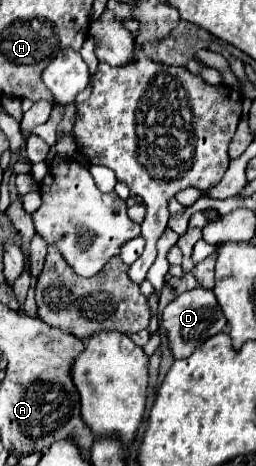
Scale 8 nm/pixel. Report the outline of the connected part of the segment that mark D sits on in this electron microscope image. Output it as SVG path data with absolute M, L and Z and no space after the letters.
M197 287L197 289L191 289L191 291L185 291L181 293L175 301L171 301L165 311L163 311L163 323L161 323L161 329L169 333L171 337L171 351L175 355L175 359L183 359L187 357L195 347L199 347L199 343L203 343L207 337L211 335L217 335L221 331L227 329L227 319L217 303L217 297L213 291L209 289L203 289L203 287Z

